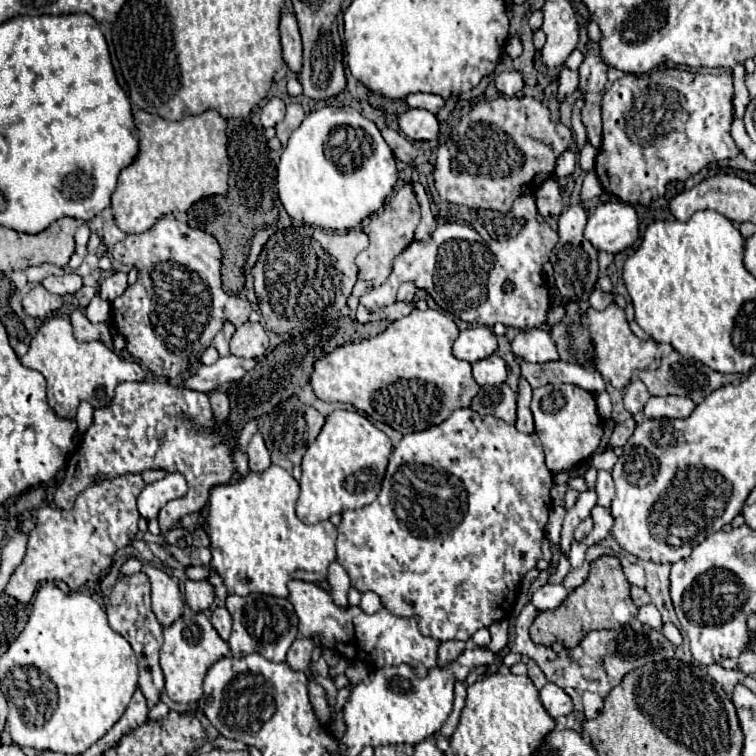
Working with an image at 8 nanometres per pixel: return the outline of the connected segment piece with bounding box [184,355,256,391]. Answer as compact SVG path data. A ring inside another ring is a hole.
M234 355L220 357L214 365L200 365L194 375L184 379L184 387L194 391L210 391L228 381L242 379L250 369L254 369L254 359L240 359Z

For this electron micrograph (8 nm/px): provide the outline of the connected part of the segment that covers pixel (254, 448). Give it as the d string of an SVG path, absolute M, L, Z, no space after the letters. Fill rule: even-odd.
M256 433L248 445L248 459L250 459L250 471L256 471L256 473L262 473L266 471L272 463L270 463L270 453L264 445L264 439L260 433Z

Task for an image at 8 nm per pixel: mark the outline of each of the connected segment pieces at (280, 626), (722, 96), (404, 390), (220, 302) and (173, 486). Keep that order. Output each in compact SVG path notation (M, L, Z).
M228 593L226 597L226 607L232 613L234 619L234 627L232 627L232 635L228 639L230 643L230 651L234 657L244 657L252 653L252 635L258 639L258 651L270 659L270 661L284 661L286 659L286 651L290 649L290 645L294 643L296 635L298 635L298 619L294 613L294 607L288 599L278 599L278 597L270 597L270 595L246 595L246 597L238 597Z
M652 69L650 73L644 75L624 75L612 83L612 87L604 93L602 99L602 127L604 127L604 137L602 137L602 147L596 157L596 175L602 183L602 187L614 195L618 195L626 203L640 203L640 205L650 205L652 199L662 197L666 193L666 185L670 181L686 181L694 173L698 173L702 167L706 167L712 161L718 159L730 159L736 157L740 151L730 135L730 125L732 125L732 75L728 71L722 71L718 75L712 73L690 73L690 71L680 71L680 69Z
M412 309L410 315L390 323L390 327L384 333L360 343L342 345L334 353L316 361L314 373L310 377L310 385L314 387L314 393L322 401L350 403L358 411L364 411L372 419L382 421L400 433L430 429L446 421L452 415L452 411L460 407L470 407L472 397L480 389L472 377L470 363L460 361L452 355L452 343L458 337L458 333L460 331L450 315L434 309L426 309L426 311Z
M160 217L154 227L144 233L128 235L124 241L110 249L112 257L134 265L138 269L138 281L126 289L126 293L112 301L112 323L118 333L126 339L124 351L140 359L154 375L168 379L178 377L200 361L200 355L210 347L214 335L227 321L240 327L249 320L251 304L246 299L226 294L220 279L220 245L218 241L200 229L192 229L188 223L180 223L172 217Z
M168 473L164 479L150 483L138 495L138 511L144 519L156 519L158 511L172 499L184 497L188 491L186 479L180 473Z

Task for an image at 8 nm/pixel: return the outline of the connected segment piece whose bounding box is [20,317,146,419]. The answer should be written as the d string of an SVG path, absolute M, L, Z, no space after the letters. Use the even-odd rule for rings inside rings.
M62 317L48 319L34 339L30 341L28 353L20 359L24 367L36 369L46 377L48 397L52 409L58 417L74 419L80 401L88 401L94 409L108 407L114 399L114 389L124 381L144 381L146 373L134 361L120 359L112 349L108 349L102 341L78 343L72 335L70 321Z

